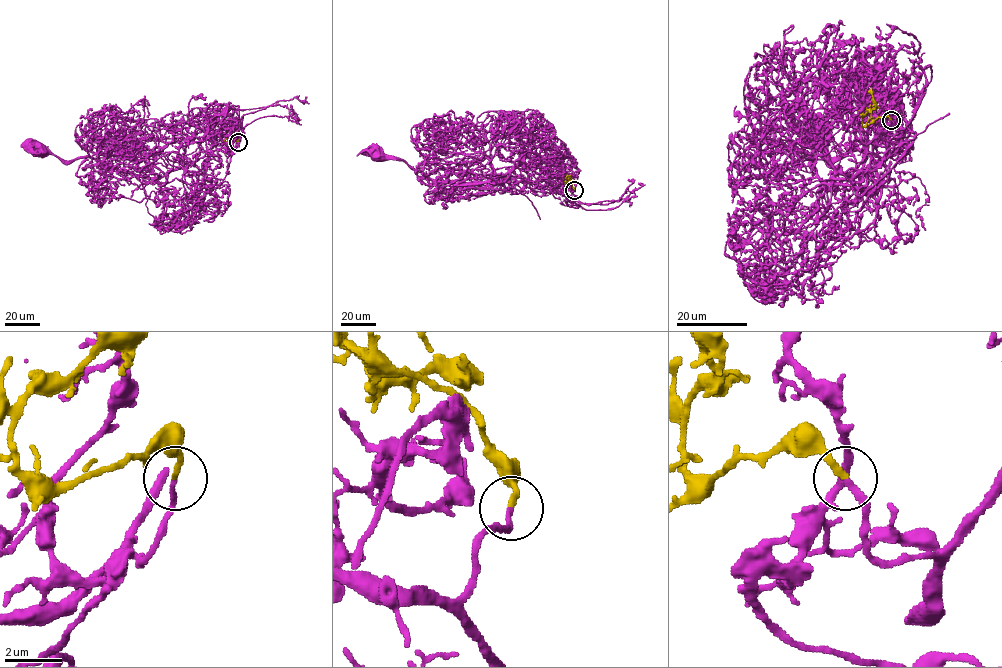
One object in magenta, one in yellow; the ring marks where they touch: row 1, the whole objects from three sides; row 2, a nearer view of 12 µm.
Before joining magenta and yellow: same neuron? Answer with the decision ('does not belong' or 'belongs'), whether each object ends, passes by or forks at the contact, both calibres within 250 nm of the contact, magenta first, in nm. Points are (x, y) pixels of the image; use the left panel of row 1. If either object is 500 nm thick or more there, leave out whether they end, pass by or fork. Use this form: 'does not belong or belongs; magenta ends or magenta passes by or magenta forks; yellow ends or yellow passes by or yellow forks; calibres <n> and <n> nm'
belongs; magenta ends; yellow ends; calibres 180 and 220 nm

